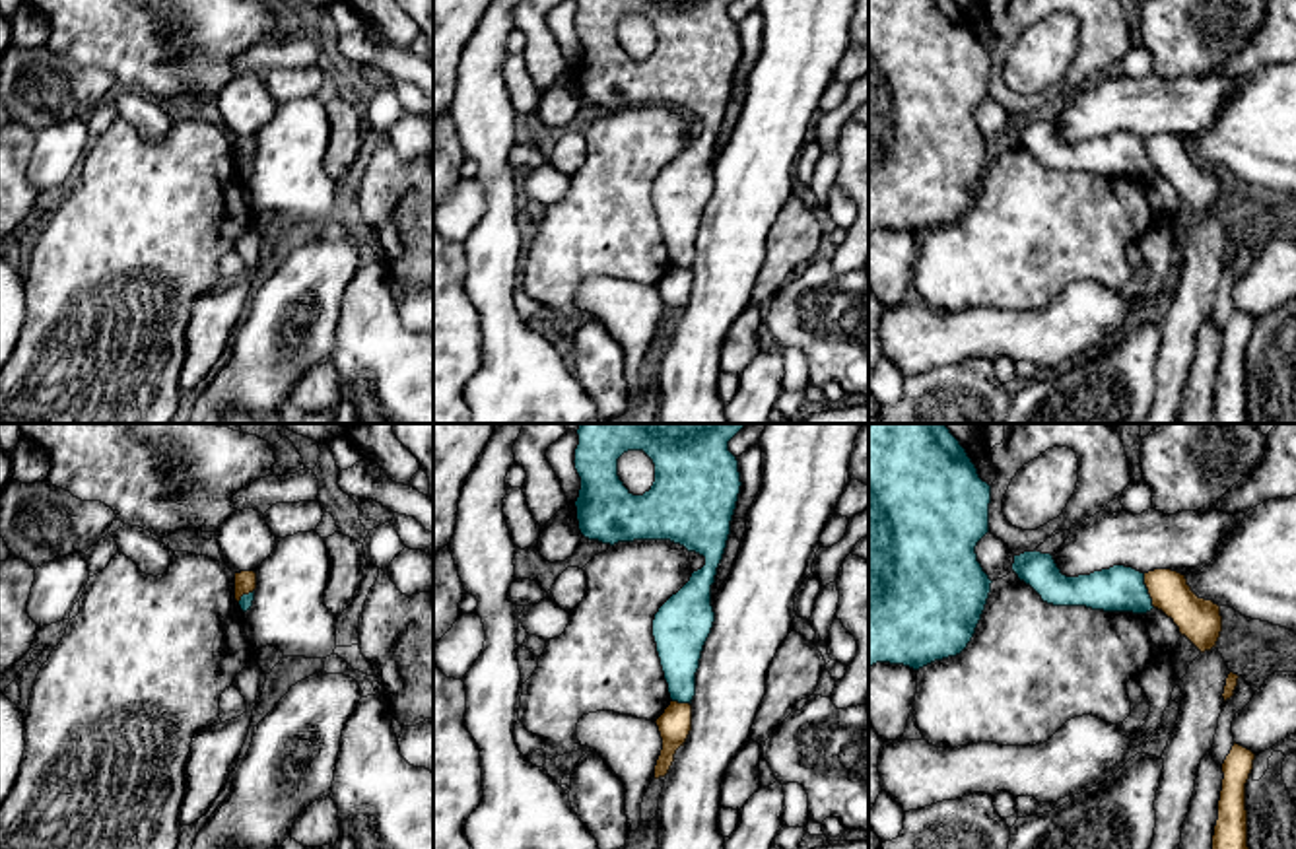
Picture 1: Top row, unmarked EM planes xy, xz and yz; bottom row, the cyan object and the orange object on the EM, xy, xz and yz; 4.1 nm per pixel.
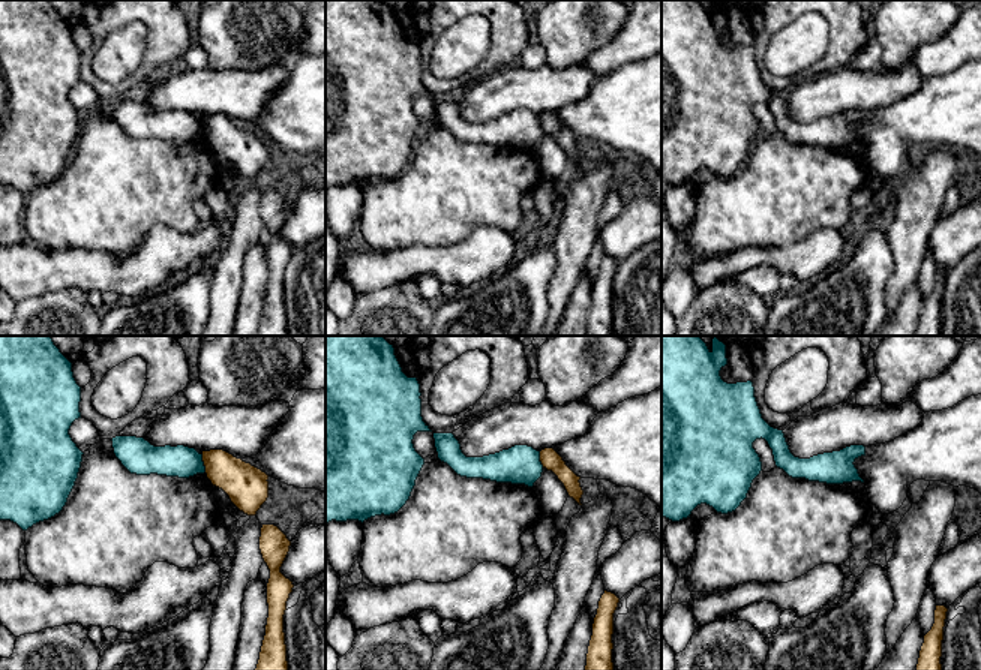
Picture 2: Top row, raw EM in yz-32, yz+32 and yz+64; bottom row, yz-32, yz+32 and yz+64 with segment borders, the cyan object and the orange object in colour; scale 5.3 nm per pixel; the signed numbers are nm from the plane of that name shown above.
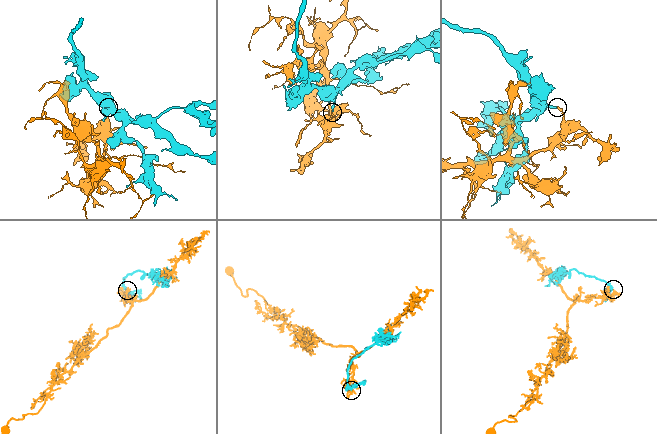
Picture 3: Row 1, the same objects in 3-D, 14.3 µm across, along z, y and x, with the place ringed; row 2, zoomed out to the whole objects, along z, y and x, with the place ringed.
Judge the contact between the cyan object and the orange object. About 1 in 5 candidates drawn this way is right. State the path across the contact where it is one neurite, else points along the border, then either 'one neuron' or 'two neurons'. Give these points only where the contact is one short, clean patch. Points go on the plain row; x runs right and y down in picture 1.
two neurons

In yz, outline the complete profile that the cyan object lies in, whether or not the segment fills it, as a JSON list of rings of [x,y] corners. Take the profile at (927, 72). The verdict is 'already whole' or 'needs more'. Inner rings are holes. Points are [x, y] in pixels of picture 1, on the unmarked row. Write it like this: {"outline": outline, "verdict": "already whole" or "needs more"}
{"outline": [[[869,0],[869,233],[876,227],[890,227],[919,235],[935,225],[956,221],[968,212],[985,175],[993,148],[989,140],[983,136],[975,119],[977,107],[989,97],[989,68],[991,68],[991,51],[979,43],[975,29],[972,27],[966,14],[954,0]]], "verdict": "already whole"}

